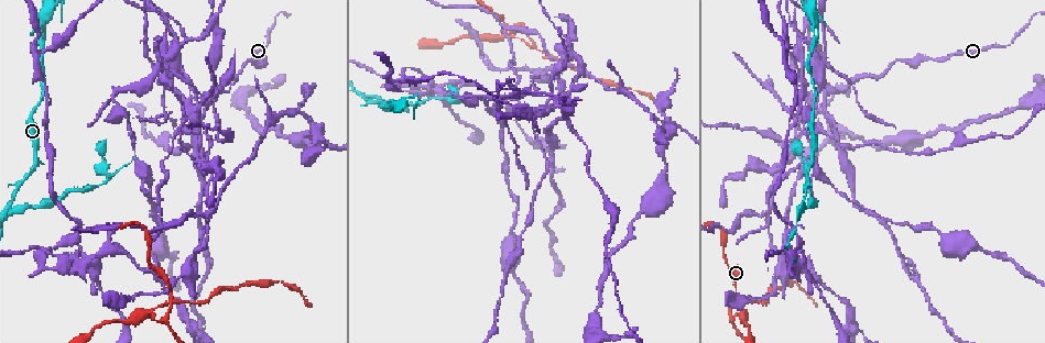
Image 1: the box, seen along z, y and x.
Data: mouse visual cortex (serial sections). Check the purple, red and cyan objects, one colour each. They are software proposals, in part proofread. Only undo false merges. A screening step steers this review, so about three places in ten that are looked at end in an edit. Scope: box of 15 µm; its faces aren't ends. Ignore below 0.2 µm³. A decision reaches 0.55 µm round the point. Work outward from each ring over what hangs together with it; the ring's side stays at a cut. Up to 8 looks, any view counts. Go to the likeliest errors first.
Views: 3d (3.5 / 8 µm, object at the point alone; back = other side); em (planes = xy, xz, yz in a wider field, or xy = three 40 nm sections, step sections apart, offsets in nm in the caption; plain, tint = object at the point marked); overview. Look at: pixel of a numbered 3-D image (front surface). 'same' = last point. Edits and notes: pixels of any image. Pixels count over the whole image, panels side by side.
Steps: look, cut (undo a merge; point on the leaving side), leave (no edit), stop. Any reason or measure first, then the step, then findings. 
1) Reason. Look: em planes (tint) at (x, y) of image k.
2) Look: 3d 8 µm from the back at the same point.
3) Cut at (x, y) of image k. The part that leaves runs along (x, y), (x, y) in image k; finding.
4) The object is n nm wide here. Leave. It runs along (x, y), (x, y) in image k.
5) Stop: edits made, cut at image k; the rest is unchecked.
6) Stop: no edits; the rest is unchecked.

Sudden change in width. Look: 3d 8 µm at (738, 312) of image 1.

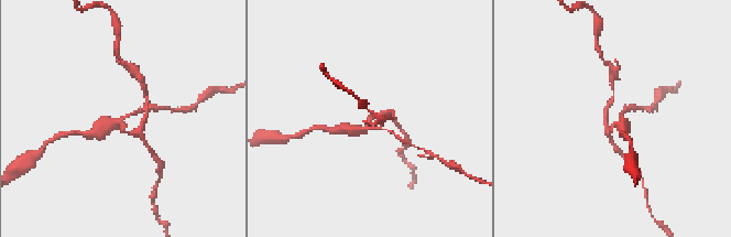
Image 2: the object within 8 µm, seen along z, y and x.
Look: 3d 3.5 µm at (620, 118) of image 2.

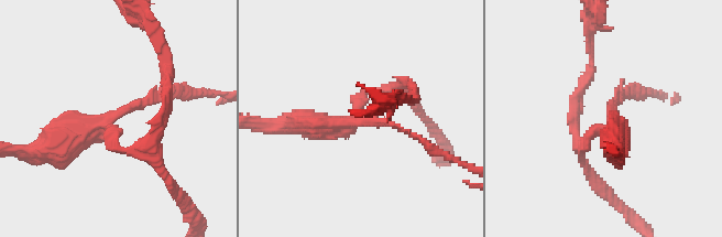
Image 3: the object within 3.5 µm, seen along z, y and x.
Look: em xy step 3 (tint) at (108, 125) of image 3.

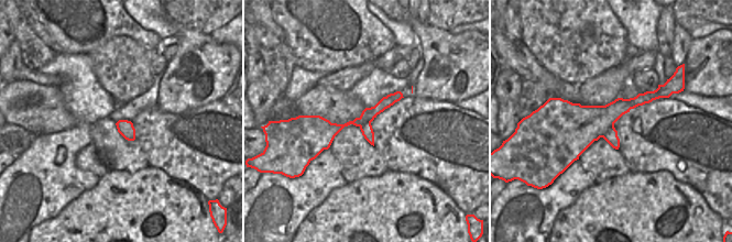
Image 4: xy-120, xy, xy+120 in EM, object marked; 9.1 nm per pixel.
Cut at (98, 136) of image 3. The part that leaves runs along (581, 151), (610, 125), (615, 151) in image 3; a second cell is stuck on.

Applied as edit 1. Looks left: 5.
Look: overview.

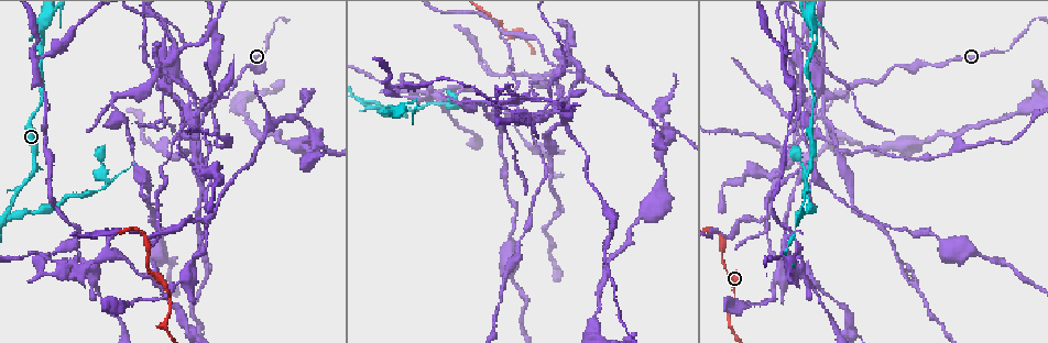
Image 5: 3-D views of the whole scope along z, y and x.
Four arms meet. Look: 3d 3.5 µm at (830, 95) of image 5.

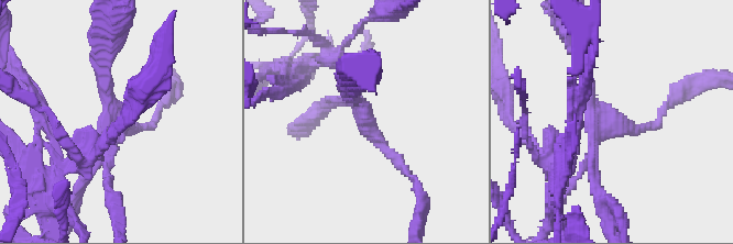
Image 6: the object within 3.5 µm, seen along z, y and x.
4 arms meet here; the arms are 100, 150, 150, 200 nm wide. Look: em planes (tint) at (607, 123) of image 6.

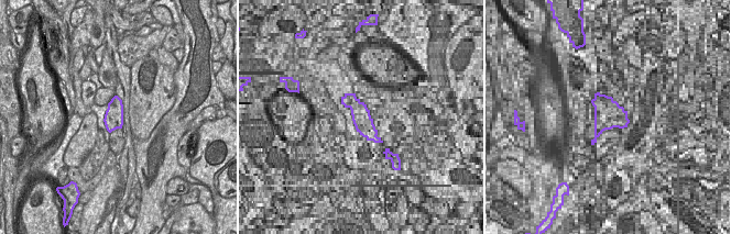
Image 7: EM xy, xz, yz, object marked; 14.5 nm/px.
Cut at (101, 68) of image 6. A second cell is stuck on.

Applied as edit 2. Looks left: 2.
Stop: edits made, cut at image 3, cut at image 6; the rest is unchecked.

